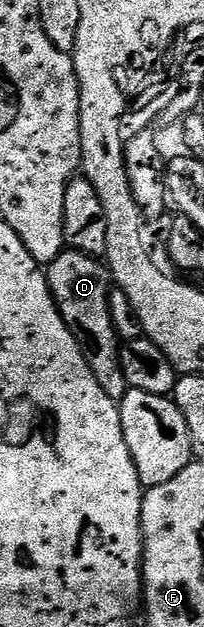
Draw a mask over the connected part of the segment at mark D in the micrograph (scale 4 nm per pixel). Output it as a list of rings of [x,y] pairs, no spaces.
[[[62,251],[47,267],[49,289],[53,292],[53,302],[67,323],[71,335],[79,343],[85,361],[91,367],[99,387],[107,391],[111,400],[120,403],[124,399],[127,386],[121,370],[119,338],[109,314],[111,274],[96,257],[85,253]]]

